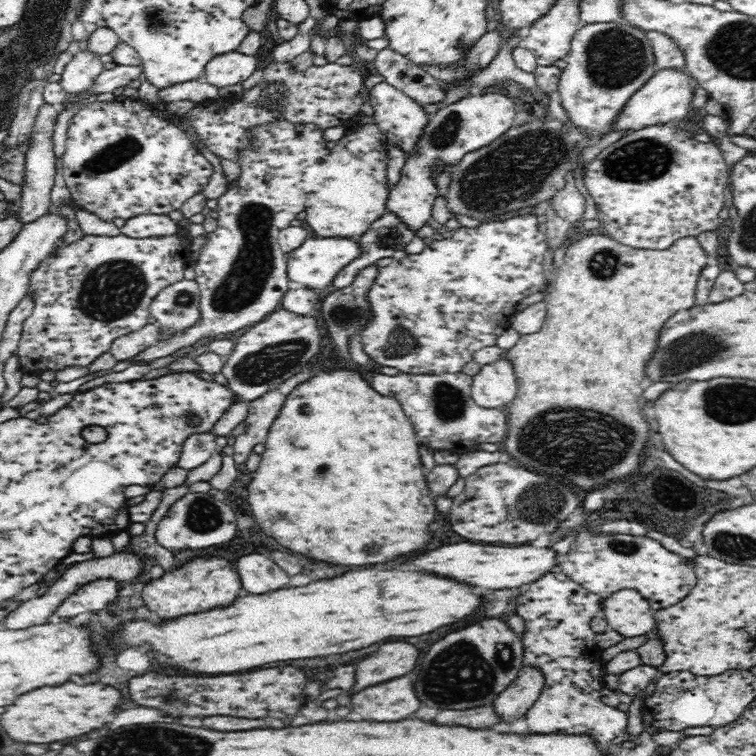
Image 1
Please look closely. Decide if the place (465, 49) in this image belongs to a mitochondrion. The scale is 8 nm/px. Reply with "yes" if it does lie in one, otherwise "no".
no

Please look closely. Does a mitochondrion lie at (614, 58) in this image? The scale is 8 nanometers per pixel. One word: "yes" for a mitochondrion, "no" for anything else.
yes

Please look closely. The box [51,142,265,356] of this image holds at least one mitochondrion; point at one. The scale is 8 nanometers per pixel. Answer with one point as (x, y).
(110, 292)

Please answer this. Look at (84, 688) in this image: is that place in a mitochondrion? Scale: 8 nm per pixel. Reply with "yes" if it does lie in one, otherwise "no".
no

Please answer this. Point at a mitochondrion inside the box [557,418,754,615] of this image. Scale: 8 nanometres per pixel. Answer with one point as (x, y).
(627, 547)

